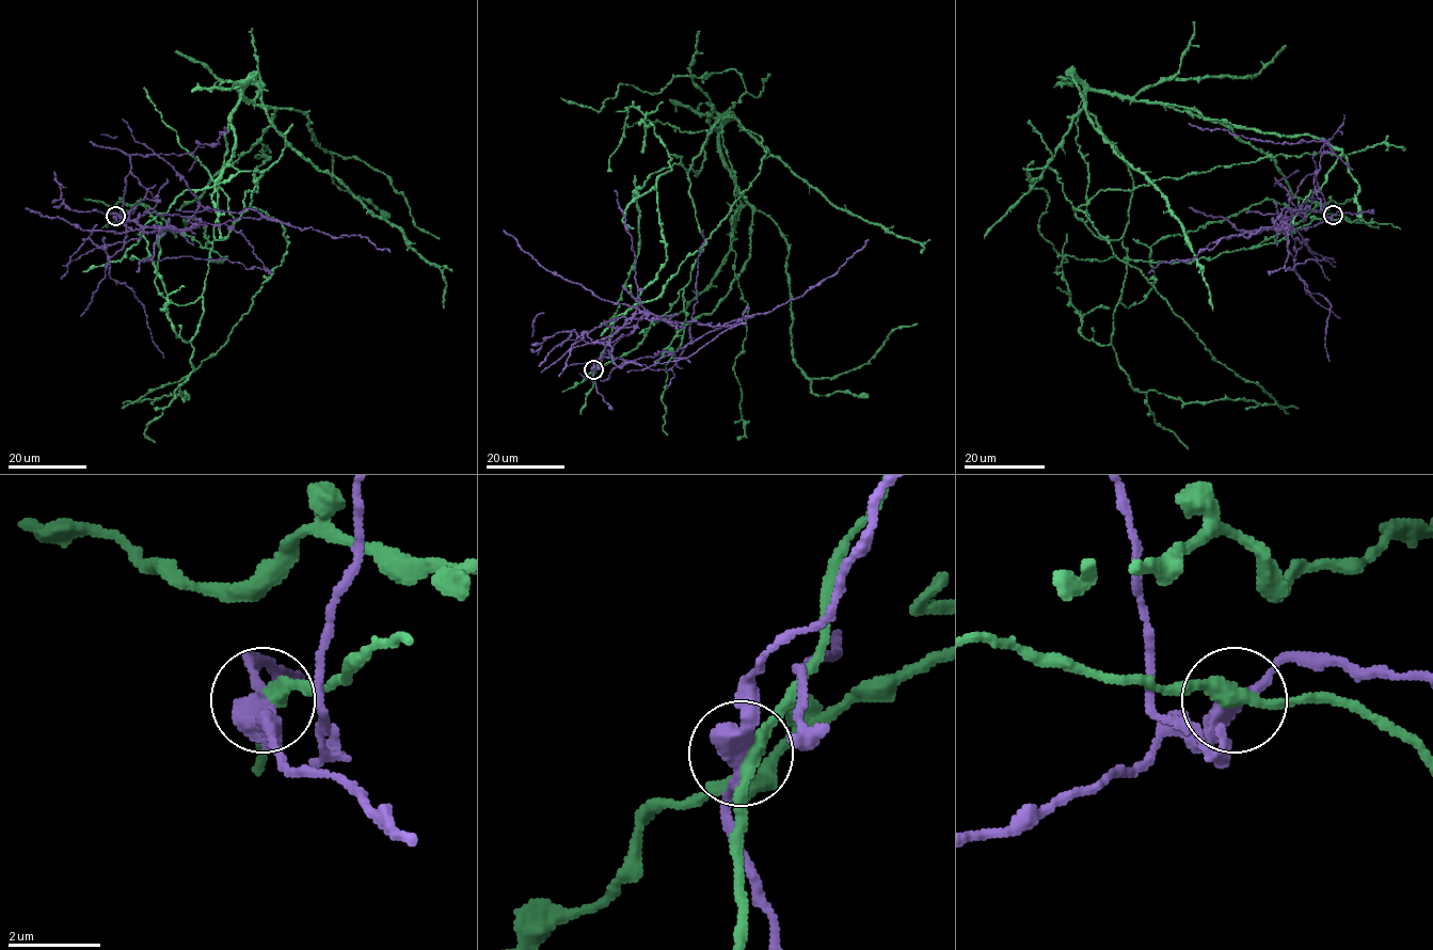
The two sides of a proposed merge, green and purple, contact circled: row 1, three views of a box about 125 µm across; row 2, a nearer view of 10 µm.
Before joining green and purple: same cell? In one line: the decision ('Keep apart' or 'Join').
Keep apart

